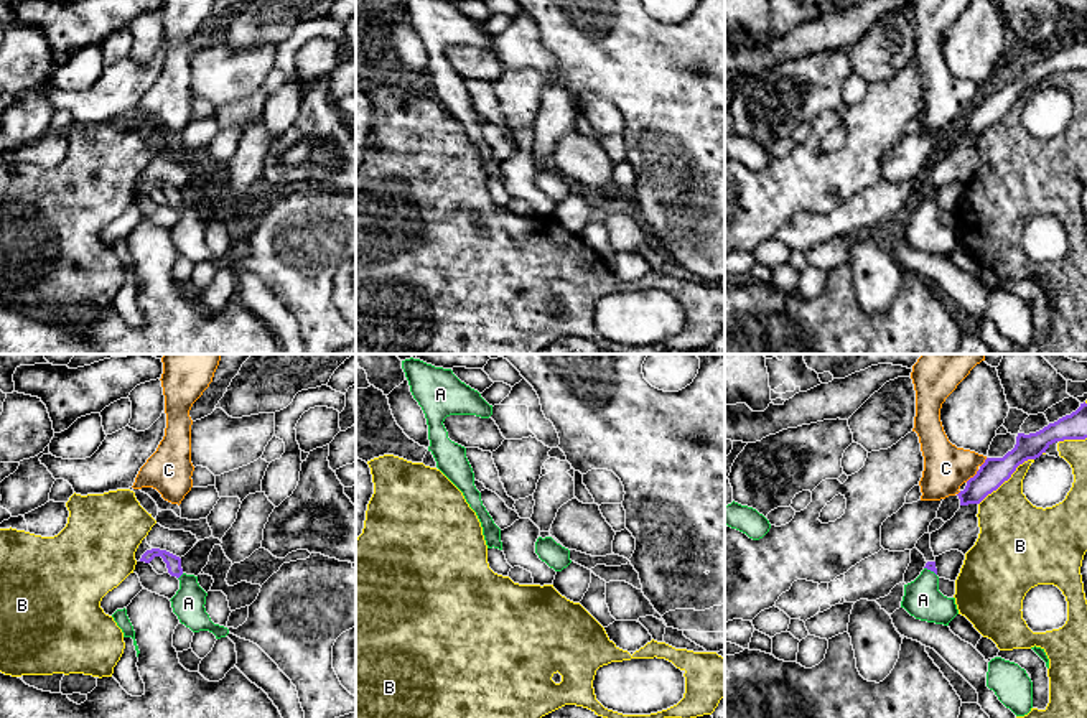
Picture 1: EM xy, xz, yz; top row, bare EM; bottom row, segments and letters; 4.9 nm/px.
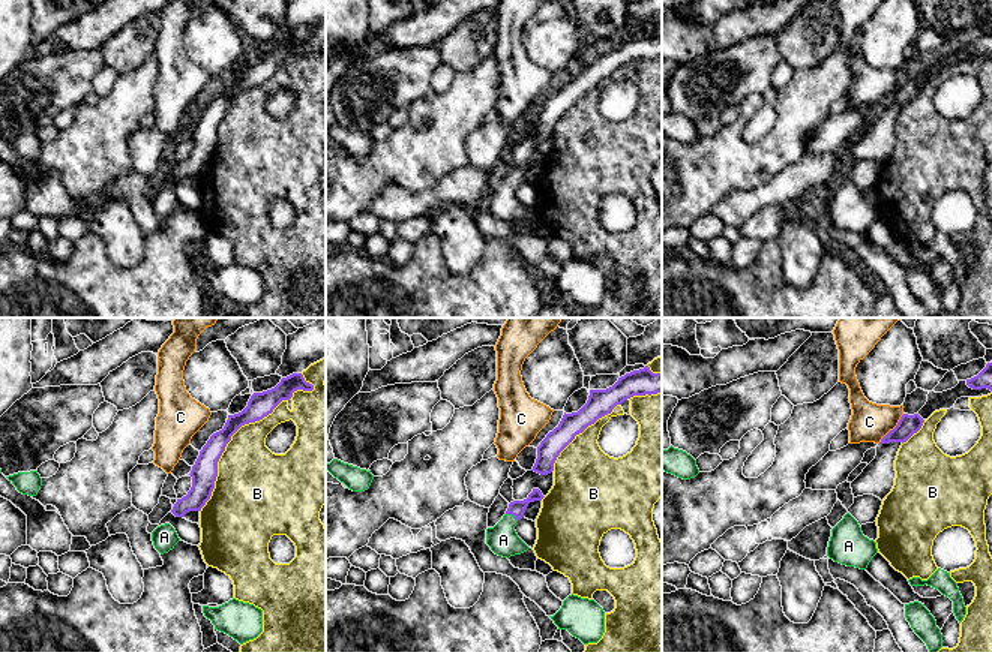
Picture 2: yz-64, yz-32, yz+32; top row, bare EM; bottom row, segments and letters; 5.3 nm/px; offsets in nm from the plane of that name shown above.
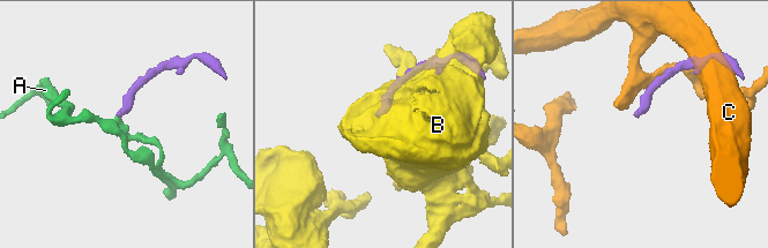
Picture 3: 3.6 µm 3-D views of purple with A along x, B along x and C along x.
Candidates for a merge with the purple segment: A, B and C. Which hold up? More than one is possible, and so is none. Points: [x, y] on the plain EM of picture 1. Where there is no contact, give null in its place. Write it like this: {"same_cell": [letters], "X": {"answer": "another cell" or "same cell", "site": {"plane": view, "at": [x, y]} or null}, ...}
{"same_cell": ["A"], "A": {"answer": "same cell", "site": {"plane": "xy", "at": [180, 206]}}, "B": {"answer": "another cell", "site": {"plane": "yz", "at": [1007, 111]}}, "C": {"answer": "another cell", "site": {"plane": "yz", "at": [974, 107]}}}

